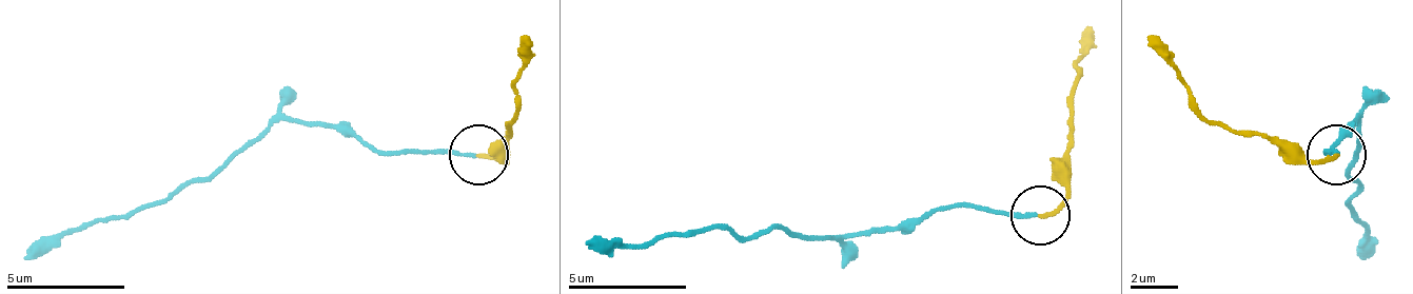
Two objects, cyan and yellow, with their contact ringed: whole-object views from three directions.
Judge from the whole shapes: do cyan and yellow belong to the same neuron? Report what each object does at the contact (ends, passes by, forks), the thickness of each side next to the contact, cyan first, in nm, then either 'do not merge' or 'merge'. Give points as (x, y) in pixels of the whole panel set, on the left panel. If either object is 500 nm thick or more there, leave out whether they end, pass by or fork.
cyan ends; yellow ends; calibres 150 and 150 nm; merge

